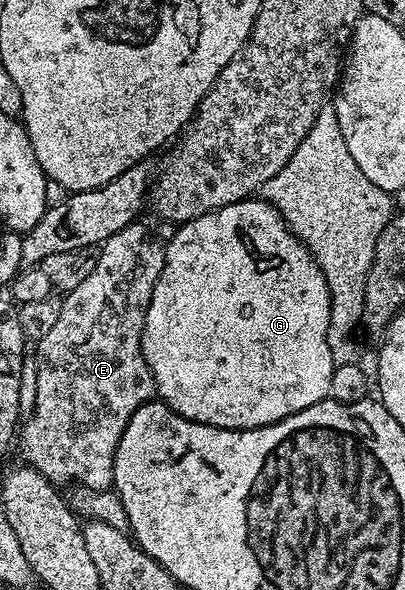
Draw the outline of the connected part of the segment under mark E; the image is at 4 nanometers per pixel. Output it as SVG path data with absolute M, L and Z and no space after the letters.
M137 222L118 230L109 240L105 240L99 245L100 257L98 266L87 276L73 292L67 293L62 299L62 314L58 314L58 322L54 322L54 327L47 332L46 338L35 341L34 349L36 352L38 378L37 393L34 397L32 412L27 413L22 427L18 432L18 444L20 440L20 452L24 455L23 463L27 467L41 472L50 483L63 486L84 485L90 490L107 492L113 487L116 475L116 451L118 442L130 422L134 413L138 412L142 405L149 403L157 395L156 383L152 377L150 366L142 354L142 334L144 333L144 323L146 322L146 310L150 306L150 298L154 294L154 286L162 274L164 265L165 245L160 244L160 240L148 228L143 228L143 223Z

